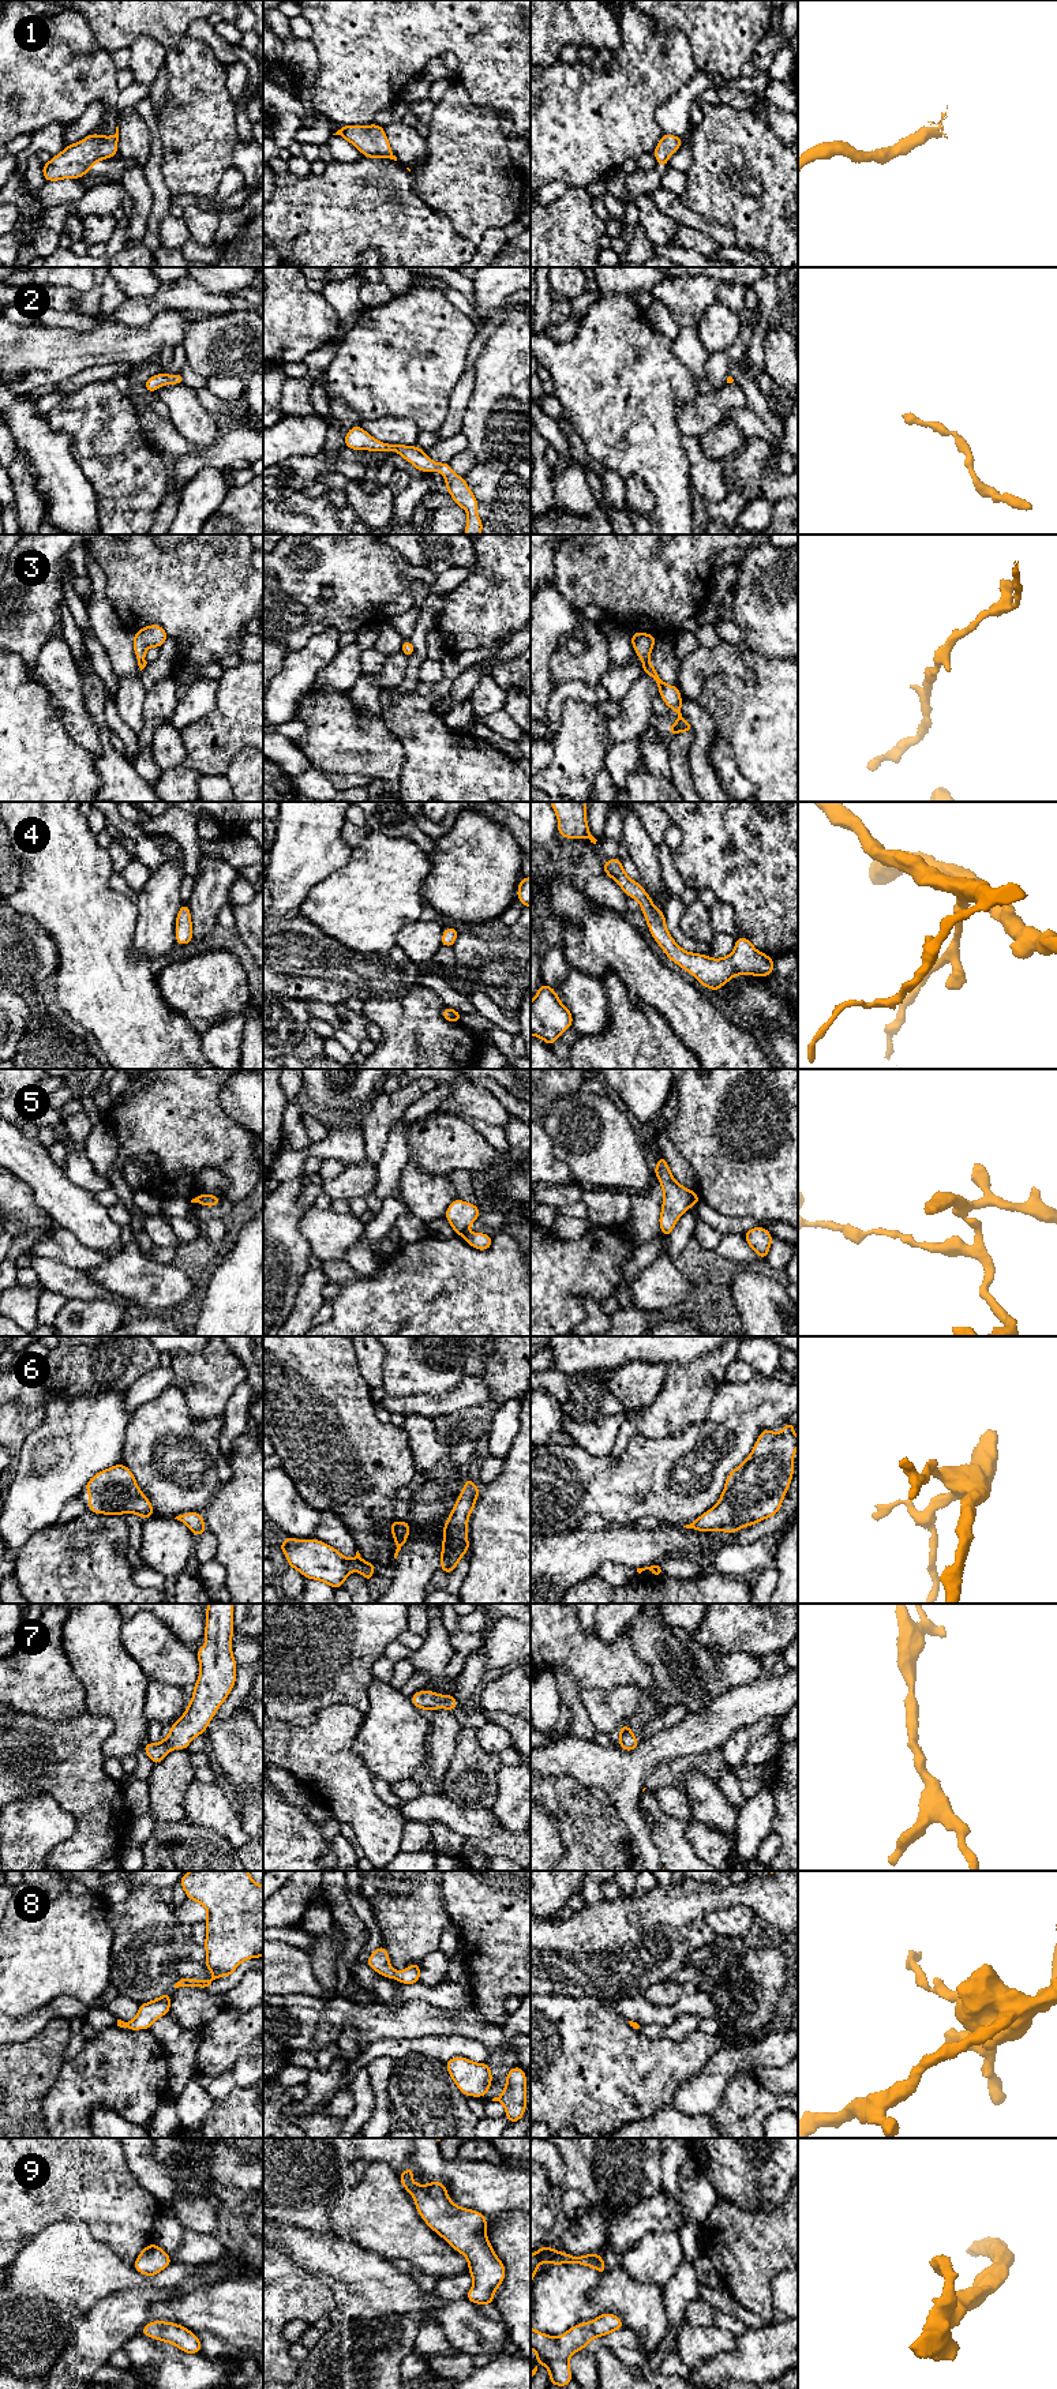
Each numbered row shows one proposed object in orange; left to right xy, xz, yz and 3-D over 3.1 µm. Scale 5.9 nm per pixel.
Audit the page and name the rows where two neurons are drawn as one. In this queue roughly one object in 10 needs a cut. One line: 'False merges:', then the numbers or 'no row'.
False merges: 5

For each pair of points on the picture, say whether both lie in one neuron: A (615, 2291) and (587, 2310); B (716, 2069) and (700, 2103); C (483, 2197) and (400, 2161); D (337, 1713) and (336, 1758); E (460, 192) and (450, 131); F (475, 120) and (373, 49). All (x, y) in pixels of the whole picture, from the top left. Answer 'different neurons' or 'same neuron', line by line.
A: different neurons
B: same neuron
C: same neuron
D: same neuron
E: same neuron
F: different neurons

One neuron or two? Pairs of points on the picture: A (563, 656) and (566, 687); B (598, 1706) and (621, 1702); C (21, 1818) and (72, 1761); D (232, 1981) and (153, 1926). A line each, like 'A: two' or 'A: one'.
A: two
B: one
C: two
D: two

